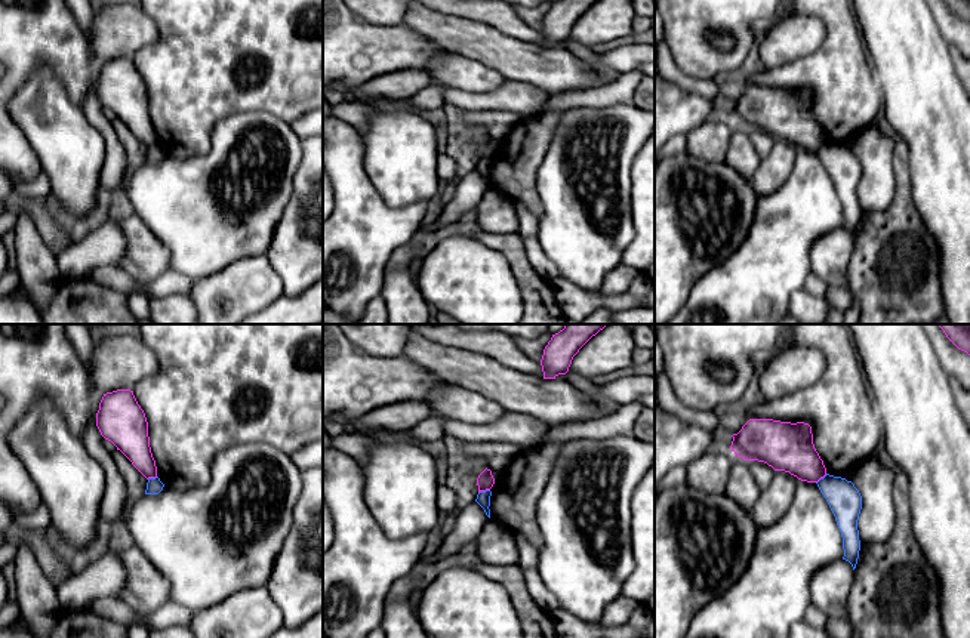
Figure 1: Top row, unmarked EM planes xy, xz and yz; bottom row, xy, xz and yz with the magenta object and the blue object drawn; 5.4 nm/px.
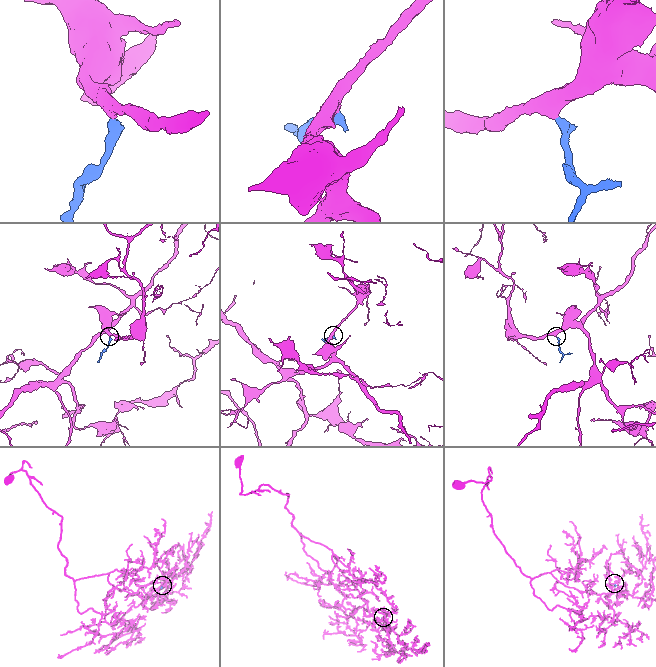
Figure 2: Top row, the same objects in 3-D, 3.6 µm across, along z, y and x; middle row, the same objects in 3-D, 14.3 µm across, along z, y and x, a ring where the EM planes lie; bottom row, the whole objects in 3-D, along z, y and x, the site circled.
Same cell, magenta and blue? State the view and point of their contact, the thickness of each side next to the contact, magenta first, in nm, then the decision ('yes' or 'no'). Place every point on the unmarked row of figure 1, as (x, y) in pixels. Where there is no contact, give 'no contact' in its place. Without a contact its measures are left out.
xz (483, 159) | 90/80 nm | no

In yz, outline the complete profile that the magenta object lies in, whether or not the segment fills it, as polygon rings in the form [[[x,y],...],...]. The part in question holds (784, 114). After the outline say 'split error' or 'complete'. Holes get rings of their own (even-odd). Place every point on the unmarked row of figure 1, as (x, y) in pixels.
[[[749,87],[732,105],[730,117],[737,126],[764,130],[807,151],[817,151],[826,144],[809,92]]]; complete

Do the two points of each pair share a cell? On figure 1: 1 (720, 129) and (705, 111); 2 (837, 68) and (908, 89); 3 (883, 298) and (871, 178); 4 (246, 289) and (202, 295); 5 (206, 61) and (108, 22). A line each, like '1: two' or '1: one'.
1: two
2: two
3: two
4: one
5: two

